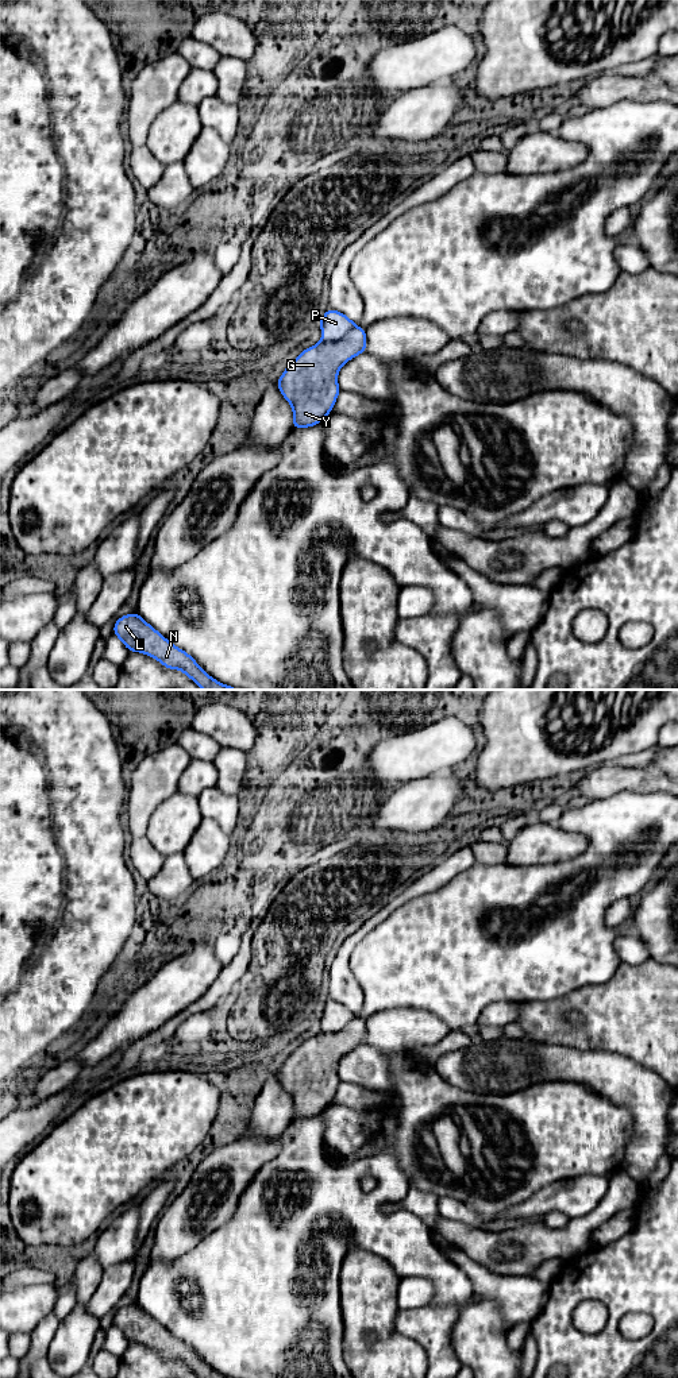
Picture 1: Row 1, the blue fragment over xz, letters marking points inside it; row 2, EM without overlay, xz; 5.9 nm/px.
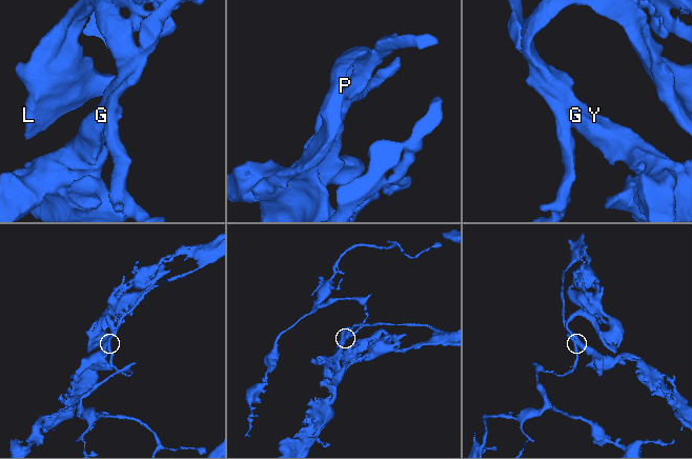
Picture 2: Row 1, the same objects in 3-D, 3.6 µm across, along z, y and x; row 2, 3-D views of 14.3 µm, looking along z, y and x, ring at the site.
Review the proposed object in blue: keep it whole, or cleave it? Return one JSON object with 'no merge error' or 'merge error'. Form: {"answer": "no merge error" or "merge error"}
{"answer": "no merge error"}

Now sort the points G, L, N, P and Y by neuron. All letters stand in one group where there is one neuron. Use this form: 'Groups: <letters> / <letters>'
Groups: G L N P Y

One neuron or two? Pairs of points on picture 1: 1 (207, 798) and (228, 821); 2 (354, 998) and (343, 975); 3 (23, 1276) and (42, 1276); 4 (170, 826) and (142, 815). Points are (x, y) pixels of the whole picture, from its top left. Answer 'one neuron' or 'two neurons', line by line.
1: one neuron
2: one neuron
3: one neuron
4: two neurons

